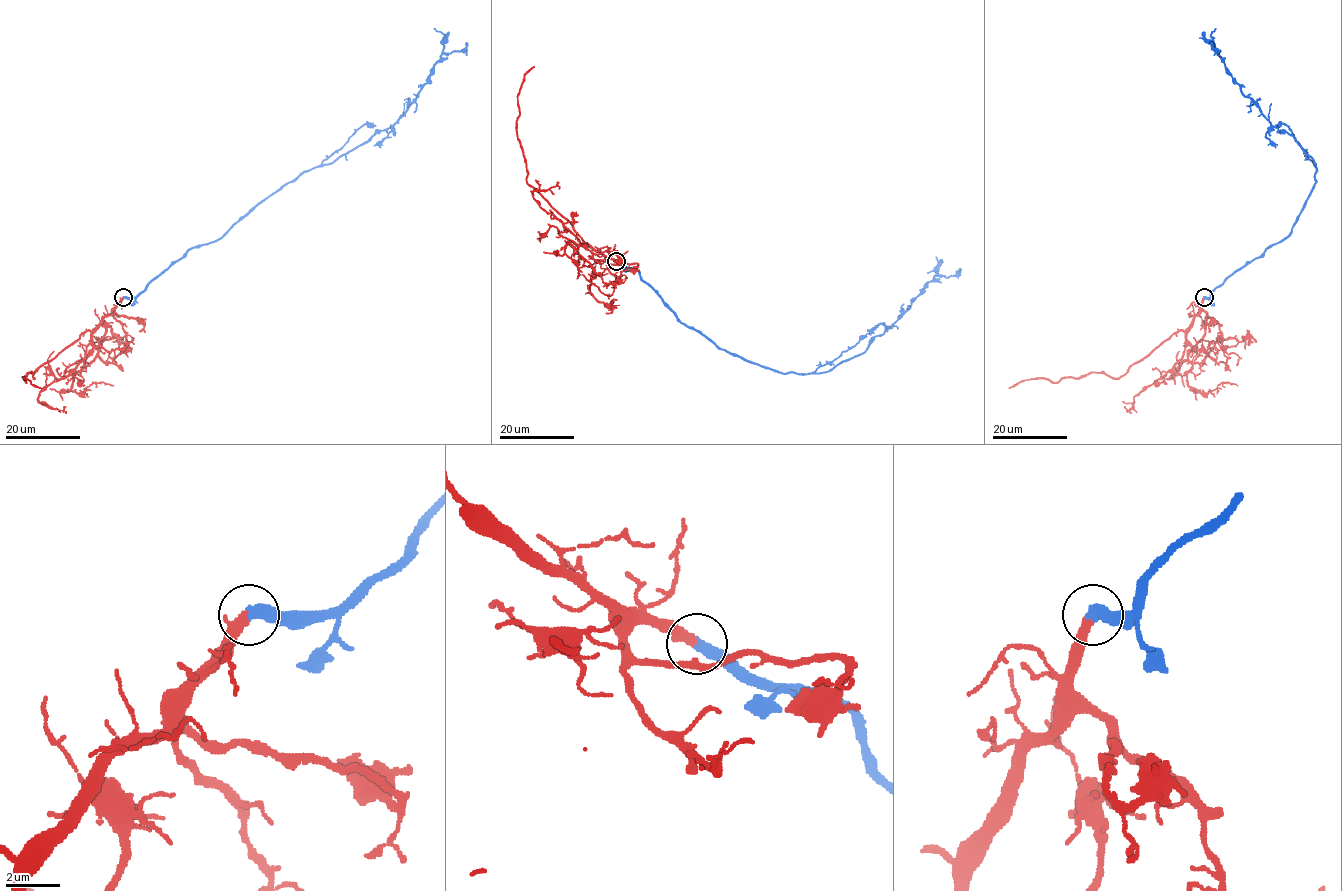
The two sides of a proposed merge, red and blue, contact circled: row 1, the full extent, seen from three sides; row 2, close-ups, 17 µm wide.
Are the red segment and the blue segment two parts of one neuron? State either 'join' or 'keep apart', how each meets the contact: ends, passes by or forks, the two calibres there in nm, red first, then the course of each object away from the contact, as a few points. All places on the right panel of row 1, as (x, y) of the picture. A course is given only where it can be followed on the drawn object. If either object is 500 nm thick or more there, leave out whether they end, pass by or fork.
join; red ends there; blue ends there; 400 nm thick on the red side, 440 nm on the other; red runs (1204, 297), (1184, 331), (1174, 333), (1118, 378), (1090, 372), (1056, 383), (1036, 378), (1009, 388); blue runs (1204, 297), (1289, 233), (1316, 183), (1314, 161), (1297, 141), (1276, 128), (1243, 95), (1211, 42)

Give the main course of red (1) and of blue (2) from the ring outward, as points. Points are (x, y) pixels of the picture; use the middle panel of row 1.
1: (617, 262), (606, 259), (585, 242), (527, 182), (528, 170), (516, 135), (517, 94), (524, 76), (534, 66)
2: (617, 262), (635, 269), (681, 323), (782, 373), (829, 371), (861, 354), (936, 276), (960, 268)

